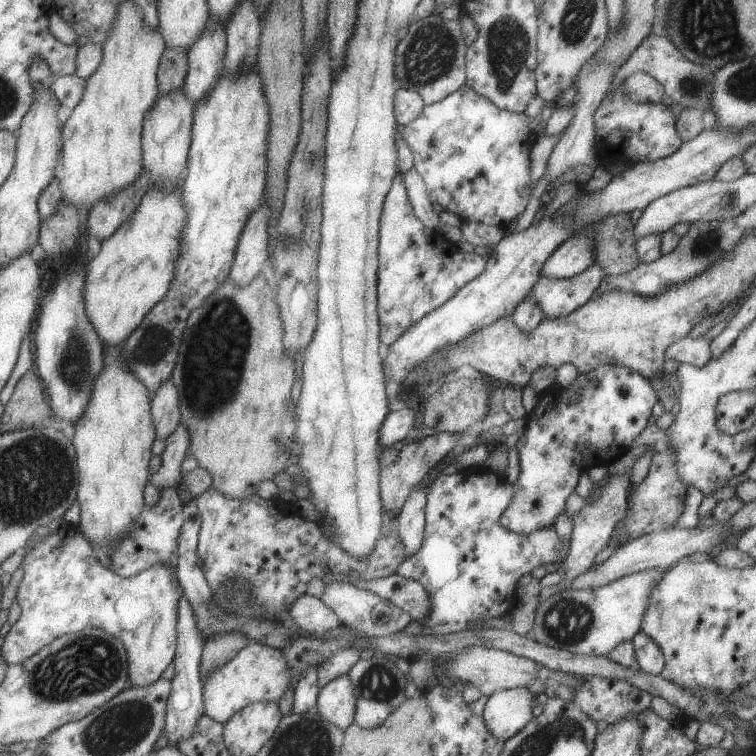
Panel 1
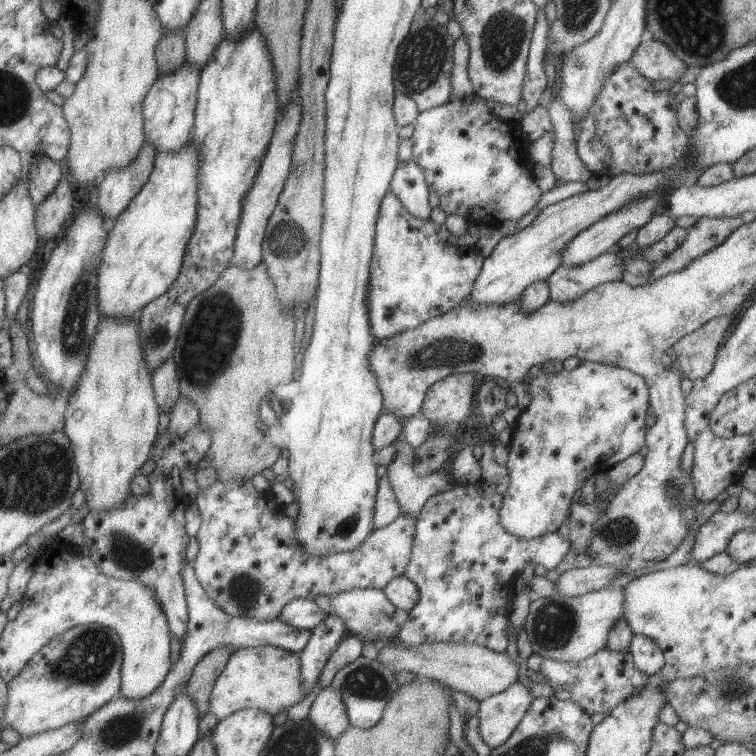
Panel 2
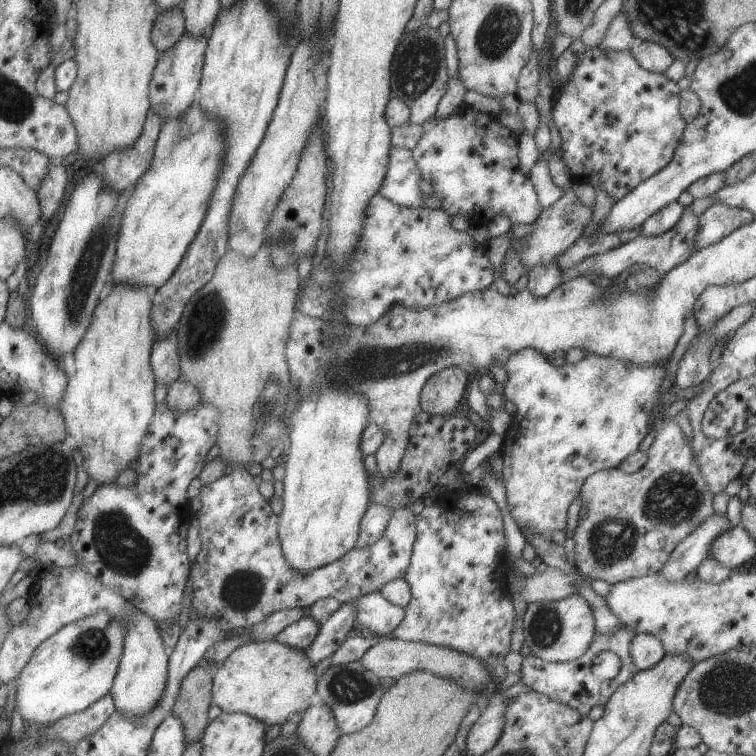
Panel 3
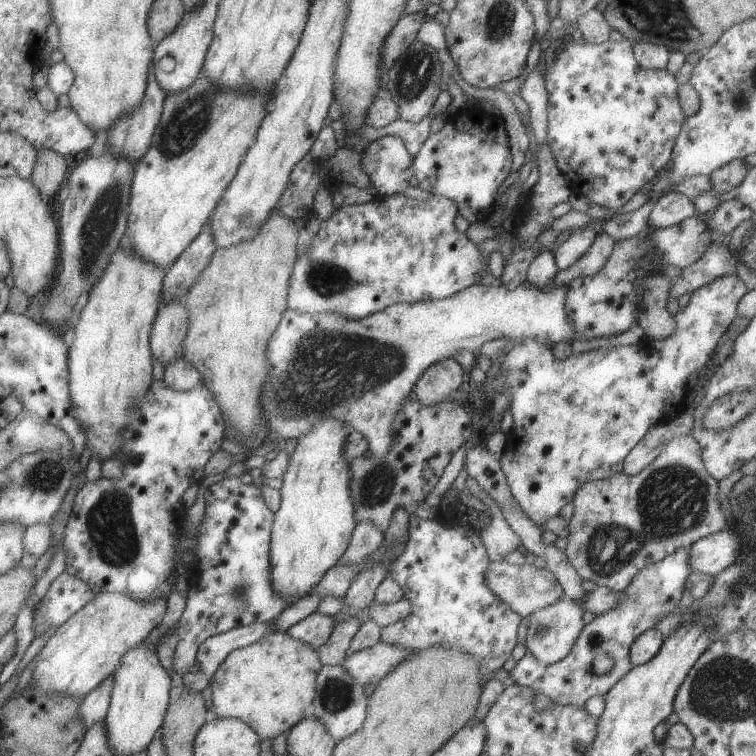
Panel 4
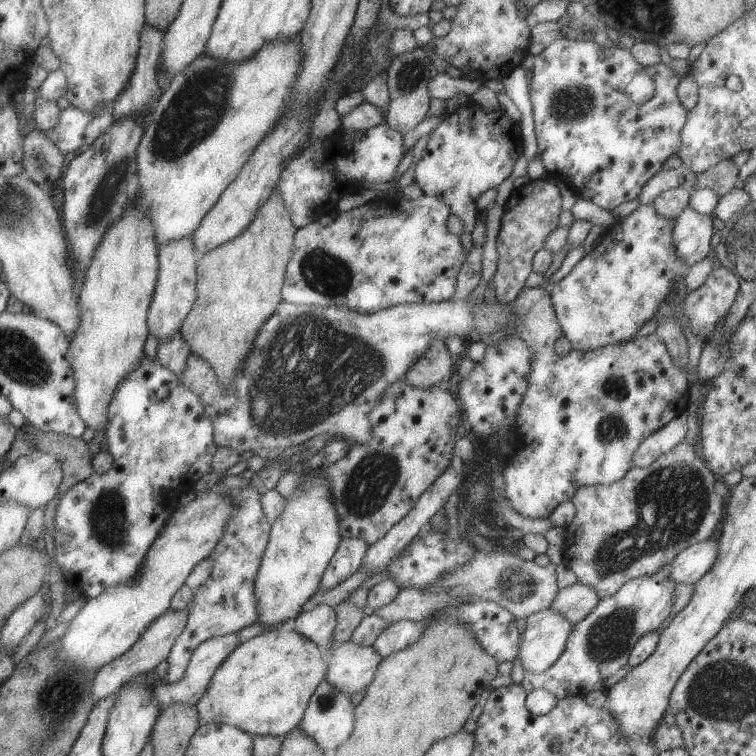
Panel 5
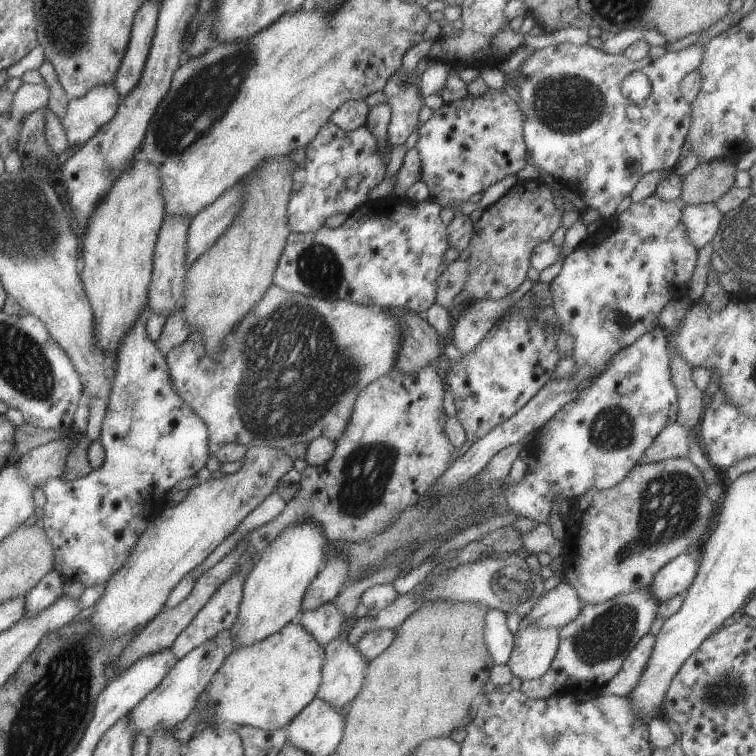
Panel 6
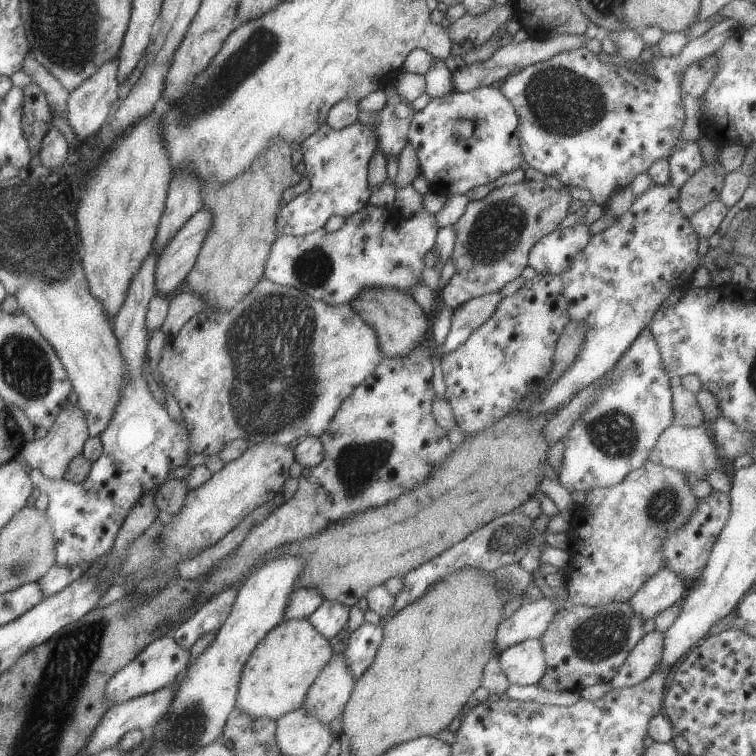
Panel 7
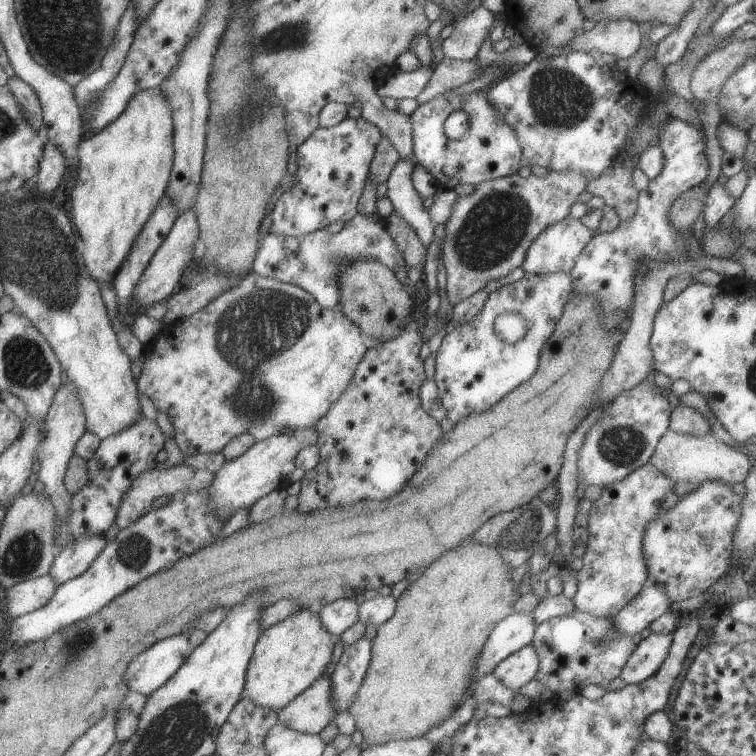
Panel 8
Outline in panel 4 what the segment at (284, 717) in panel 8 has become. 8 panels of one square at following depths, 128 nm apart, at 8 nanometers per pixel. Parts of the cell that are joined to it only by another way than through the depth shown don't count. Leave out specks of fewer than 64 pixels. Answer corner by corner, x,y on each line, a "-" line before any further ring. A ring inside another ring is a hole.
379,640
373,646
346,653
345,658
341,658
339,666
359,684
375,684
407,656
409,651
405,648
383,644

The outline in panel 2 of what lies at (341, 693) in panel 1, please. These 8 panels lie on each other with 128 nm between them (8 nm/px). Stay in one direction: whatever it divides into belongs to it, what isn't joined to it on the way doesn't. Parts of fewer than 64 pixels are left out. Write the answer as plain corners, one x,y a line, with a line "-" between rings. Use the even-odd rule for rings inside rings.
323,687
310,704
307,718
311,726
321,732
331,742
349,727
349,721
345,716
345,704
337,690
331,687

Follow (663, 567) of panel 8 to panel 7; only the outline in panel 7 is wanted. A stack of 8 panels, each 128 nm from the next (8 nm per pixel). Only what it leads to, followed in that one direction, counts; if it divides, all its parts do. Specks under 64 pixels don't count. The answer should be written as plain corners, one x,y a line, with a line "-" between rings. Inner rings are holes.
712,490
709,496
698,500
697,507
691,514
690,520
686,521
686,524
681,529
670,533
665,538
661,548
665,567
680,575
687,582
687,586
693,584
701,575
713,544
716,542
716,537
723,529
729,514
728,494

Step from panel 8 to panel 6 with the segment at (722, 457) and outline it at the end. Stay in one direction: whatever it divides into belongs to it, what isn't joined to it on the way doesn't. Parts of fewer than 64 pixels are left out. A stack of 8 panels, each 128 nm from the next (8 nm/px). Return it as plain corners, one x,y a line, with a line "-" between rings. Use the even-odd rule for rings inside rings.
678,423
665,426
643,452
640,463
657,463
674,457
687,457
688,430

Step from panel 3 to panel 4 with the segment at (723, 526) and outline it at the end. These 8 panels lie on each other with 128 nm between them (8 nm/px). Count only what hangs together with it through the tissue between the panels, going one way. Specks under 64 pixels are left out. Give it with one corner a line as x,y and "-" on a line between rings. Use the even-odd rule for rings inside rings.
679,548
663,560
643,567
633,580
621,591
613,608
595,615
591,622
584,624
579,636
573,640
569,654
561,660
543,666
529,653
525,654
510,670
509,676
515,685
530,688
538,694
545,694
555,705
584,706
591,696
603,696
617,680
631,670
629,647
642,632
651,629
673,610
683,594
685,578
689,574
687,548
-
607,654
613,660
613,668
607,674
595,674
591,662

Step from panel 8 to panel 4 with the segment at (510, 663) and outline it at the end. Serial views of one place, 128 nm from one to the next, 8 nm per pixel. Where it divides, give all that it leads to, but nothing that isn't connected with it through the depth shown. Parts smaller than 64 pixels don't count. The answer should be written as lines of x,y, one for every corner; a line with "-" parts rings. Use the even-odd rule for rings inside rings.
562,597
554,601
549,606
544,606
535,612
529,614
529,622
526,630
525,644
527,653
529,653
539,664
547,666
553,664
569,654
573,640
579,636
583,628
581,619
583,612
577,608
575,602
571,599

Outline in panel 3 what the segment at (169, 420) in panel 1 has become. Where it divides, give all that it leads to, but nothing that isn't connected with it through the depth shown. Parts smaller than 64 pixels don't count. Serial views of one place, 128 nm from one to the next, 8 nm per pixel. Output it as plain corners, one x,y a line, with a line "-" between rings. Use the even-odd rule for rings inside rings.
174,329
167,336
153,341
150,350
150,367
156,384
167,387
180,376
177,334

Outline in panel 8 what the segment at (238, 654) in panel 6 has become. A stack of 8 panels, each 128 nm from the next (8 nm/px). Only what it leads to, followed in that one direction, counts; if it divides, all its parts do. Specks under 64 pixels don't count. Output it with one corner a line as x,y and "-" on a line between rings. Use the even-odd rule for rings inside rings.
301,608
282,622
262,630
247,666
243,694
254,706
284,708
324,674
334,643
335,638
320,624
318,614

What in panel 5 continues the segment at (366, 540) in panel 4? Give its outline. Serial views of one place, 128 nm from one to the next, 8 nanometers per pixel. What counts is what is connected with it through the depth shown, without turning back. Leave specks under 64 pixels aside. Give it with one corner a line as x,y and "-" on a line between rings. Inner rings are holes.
343,537
325,568
320,588
331,589
358,572
368,546
363,540

